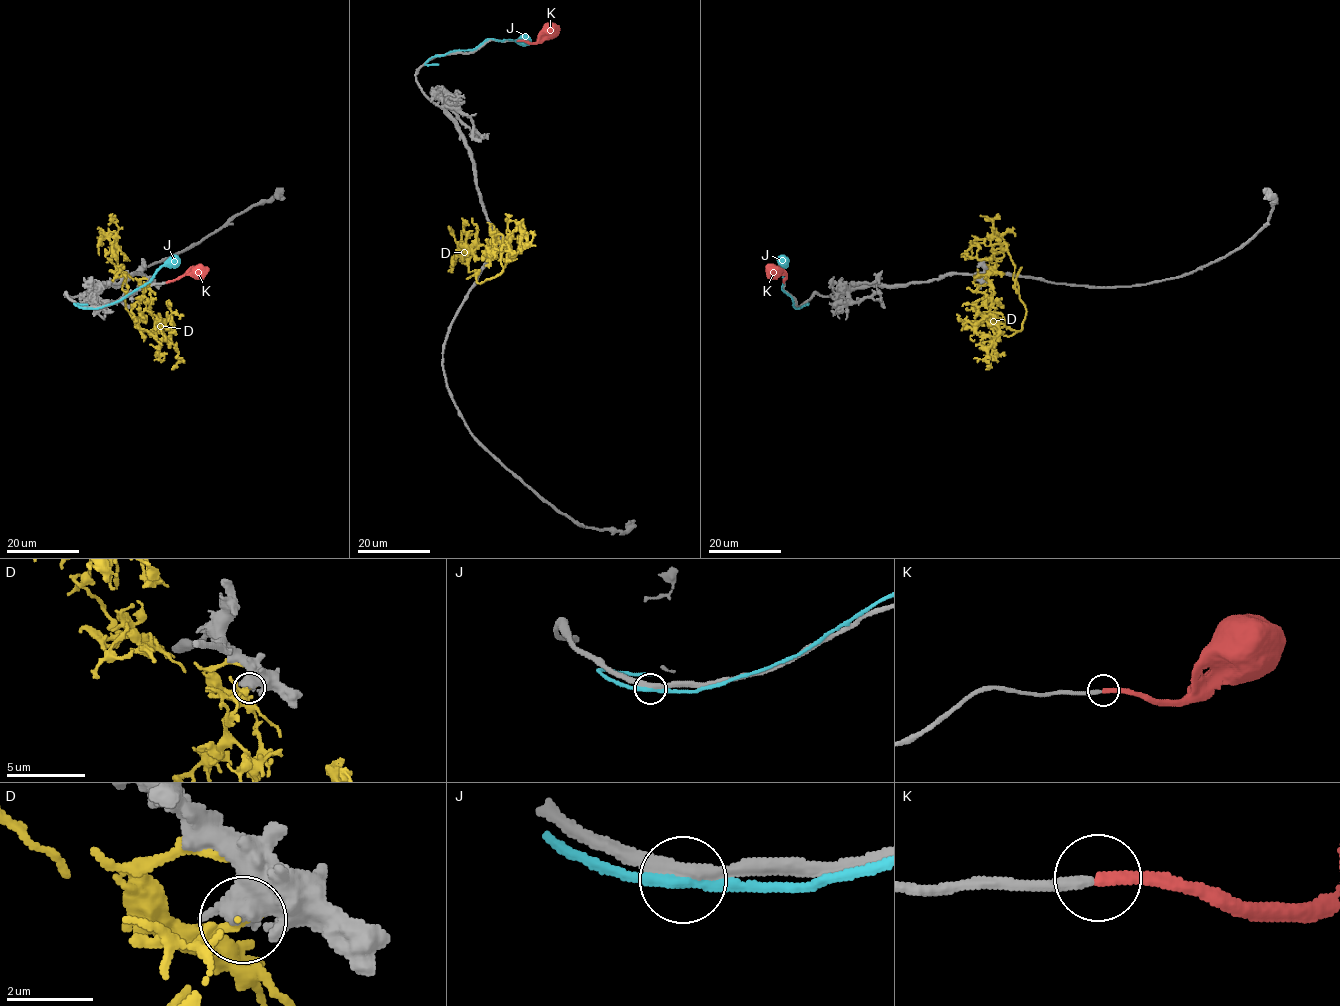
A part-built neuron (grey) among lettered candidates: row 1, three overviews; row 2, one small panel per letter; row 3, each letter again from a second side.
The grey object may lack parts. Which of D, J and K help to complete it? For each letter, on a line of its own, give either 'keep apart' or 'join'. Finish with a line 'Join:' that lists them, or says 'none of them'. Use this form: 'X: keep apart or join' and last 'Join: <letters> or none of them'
D: keep apart
J: keep apart
K: join
Join: K

